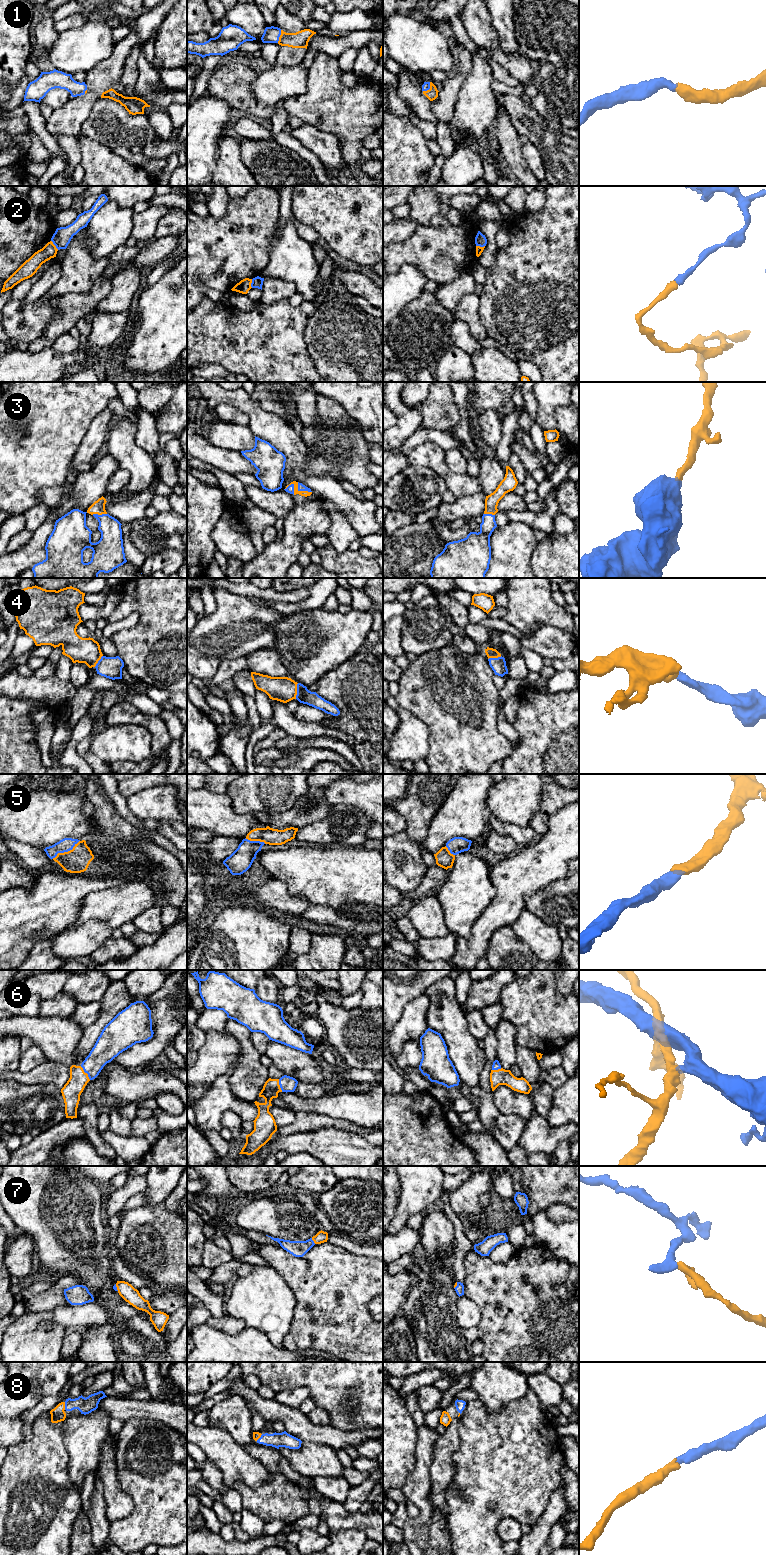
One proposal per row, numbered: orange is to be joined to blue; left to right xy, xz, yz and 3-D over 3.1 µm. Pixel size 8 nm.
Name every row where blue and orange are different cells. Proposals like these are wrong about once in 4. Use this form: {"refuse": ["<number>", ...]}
{"refuse": ["2"]}

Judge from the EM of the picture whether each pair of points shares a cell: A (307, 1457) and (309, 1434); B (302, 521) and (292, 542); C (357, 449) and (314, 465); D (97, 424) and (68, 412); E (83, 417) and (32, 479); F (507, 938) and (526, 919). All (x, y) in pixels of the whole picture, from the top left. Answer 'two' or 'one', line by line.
A: two
B: one
C: one
D: two
E: one
F: two

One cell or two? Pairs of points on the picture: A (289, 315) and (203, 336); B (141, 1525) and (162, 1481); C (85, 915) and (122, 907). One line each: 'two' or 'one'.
A: one
B: one
C: one

